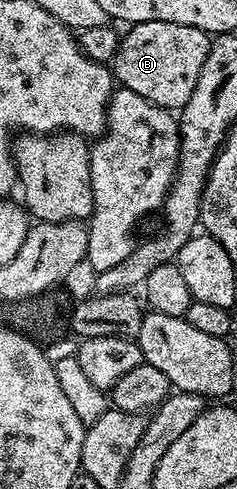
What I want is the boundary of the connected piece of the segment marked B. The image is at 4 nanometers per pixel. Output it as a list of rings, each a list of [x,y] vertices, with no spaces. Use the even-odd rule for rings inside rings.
[[[142,21],[133,23],[123,32],[116,56],[112,58],[110,70],[115,82],[126,89],[134,89],[138,97],[146,97],[154,105],[176,113],[190,101],[190,93],[194,93],[194,85],[198,85],[198,73],[202,73],[202,65],[208,56],[210,46],[209,32],[194,29],[190,25],[178,25],[174,21]]]

